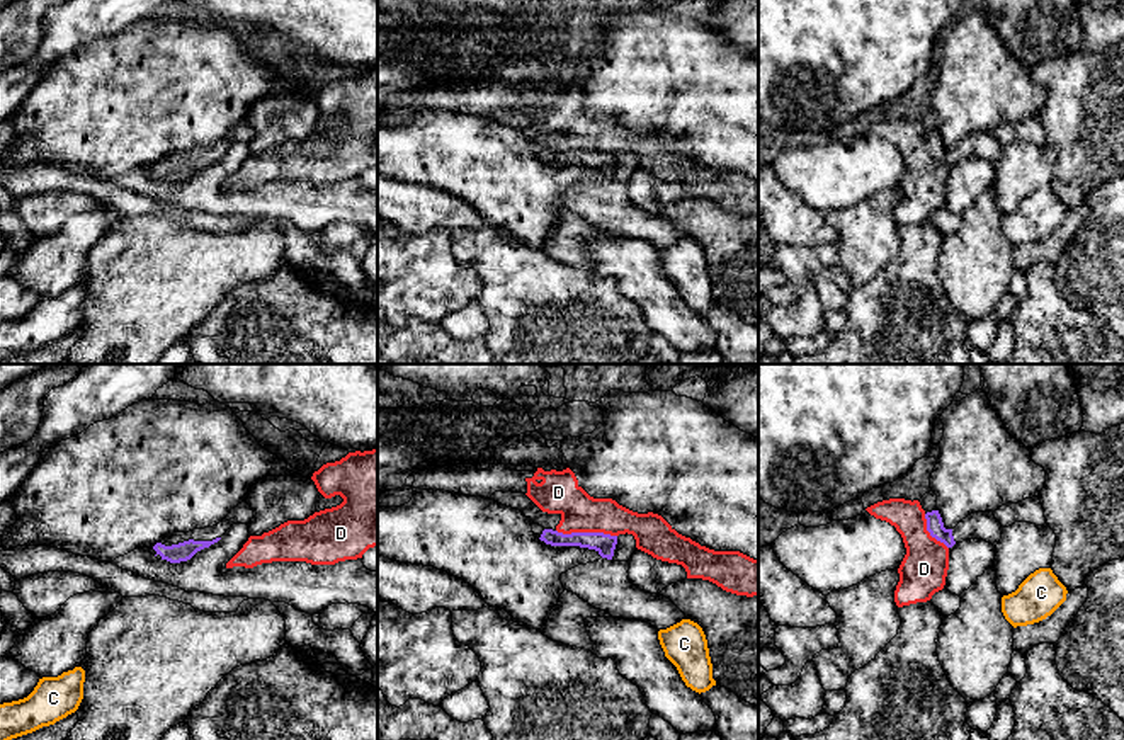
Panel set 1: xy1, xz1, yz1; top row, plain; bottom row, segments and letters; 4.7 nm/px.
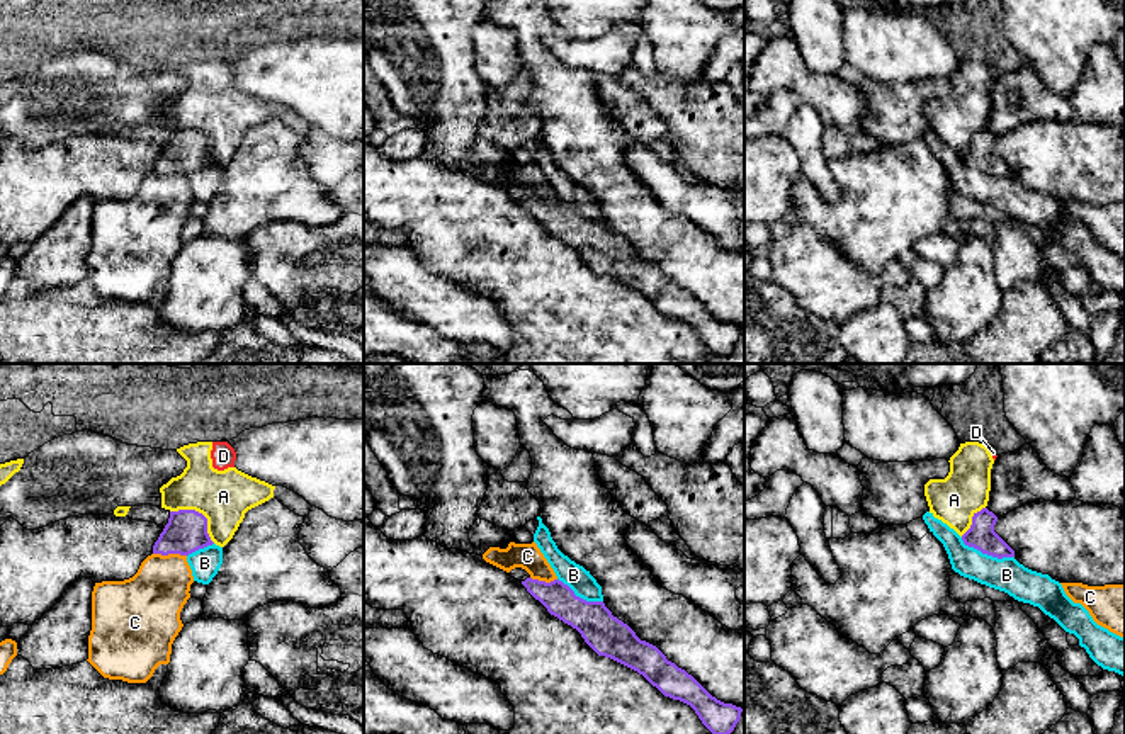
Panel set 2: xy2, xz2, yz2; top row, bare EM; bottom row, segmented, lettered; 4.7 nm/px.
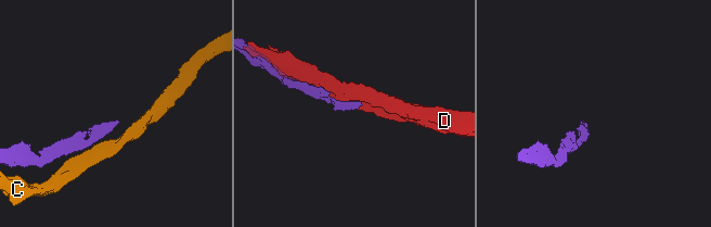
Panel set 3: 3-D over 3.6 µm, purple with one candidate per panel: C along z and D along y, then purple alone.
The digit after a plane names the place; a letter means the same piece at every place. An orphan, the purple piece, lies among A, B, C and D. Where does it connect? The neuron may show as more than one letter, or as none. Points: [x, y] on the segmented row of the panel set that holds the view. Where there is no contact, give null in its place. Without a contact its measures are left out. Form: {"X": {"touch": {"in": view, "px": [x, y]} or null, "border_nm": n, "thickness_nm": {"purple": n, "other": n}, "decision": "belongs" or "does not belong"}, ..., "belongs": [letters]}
{"A": {"touch": {"in": "xy2", "px": [201, 513]}, "border_nm": 260, "thickness_nm": {"purple": 200, "other": 260}, "decision": "does not belong"}, "B": {"touch": {"in": "yz2", "px": [986, 553]}, "border_nm": 280, "thickness_nm": {"purple": 140, "other": 160}, "decision": "does not belong"}, "C": {"touch": {"in": "xy2", "px": [170, 553]}, "border_nm": 160, "thickness_nm": {"purple": 200, "other": 300}, "decision": "does not belong"}, "D": {"touch": {"in": "xz1", "px": [587, 533]}, "border_nm": 280, "thickness_nm": {"purple": 100, "other": 200}, "decision": "does not belong"}, "belongs": []}

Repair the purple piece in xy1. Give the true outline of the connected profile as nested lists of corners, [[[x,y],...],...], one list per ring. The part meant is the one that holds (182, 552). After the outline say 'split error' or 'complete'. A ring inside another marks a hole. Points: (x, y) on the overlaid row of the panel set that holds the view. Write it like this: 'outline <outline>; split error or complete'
outline [[[245,500],[231,509],[218,526],[168,534],[153,549],[170,563],[187,561],[197,551],[218,543],[233,524],[248,524],[252,519],[253,510]]]; split error

